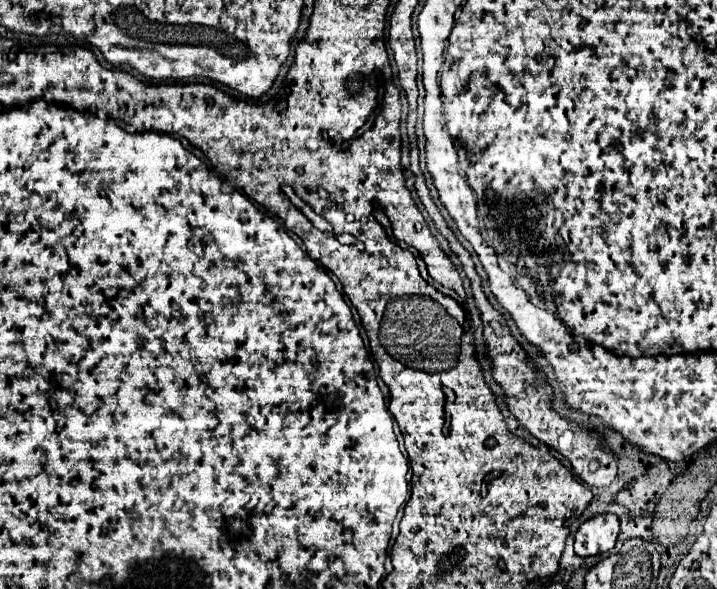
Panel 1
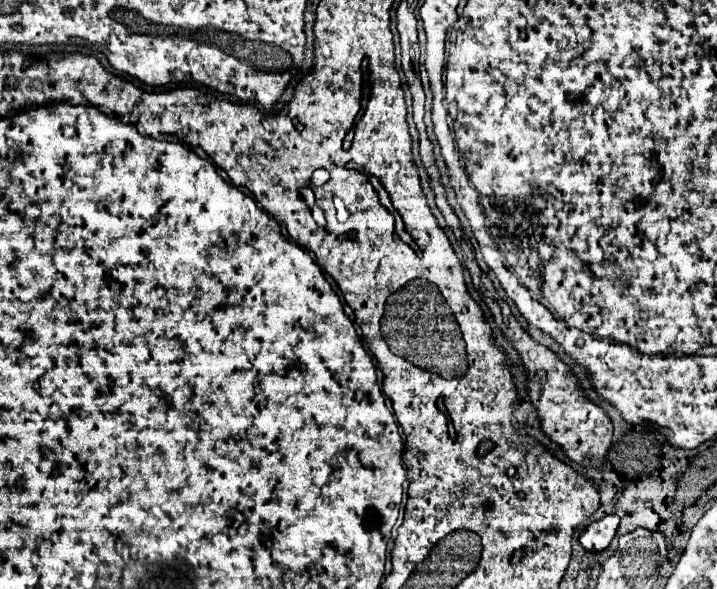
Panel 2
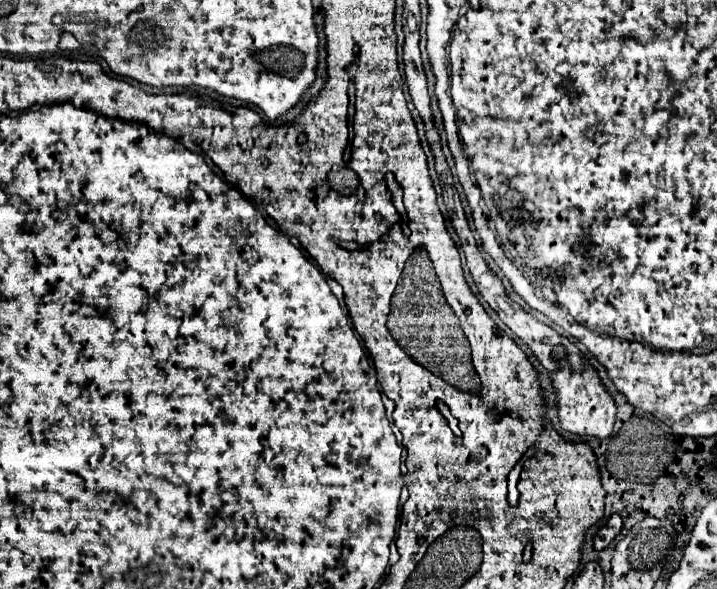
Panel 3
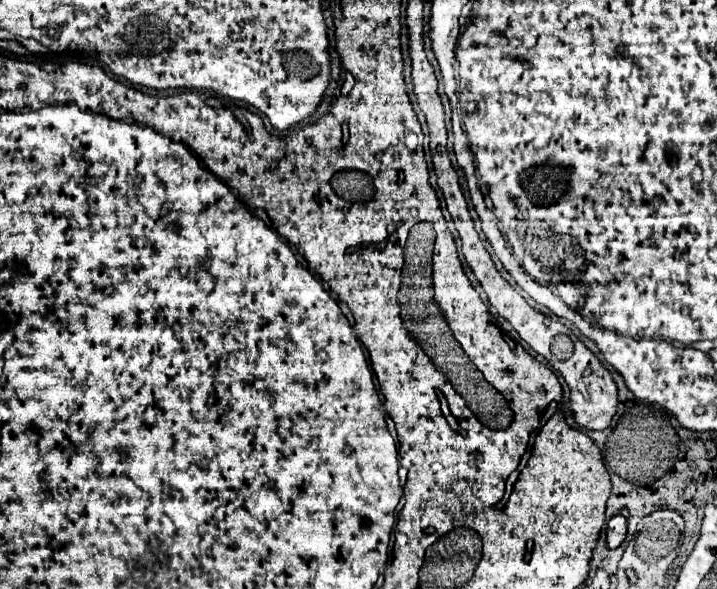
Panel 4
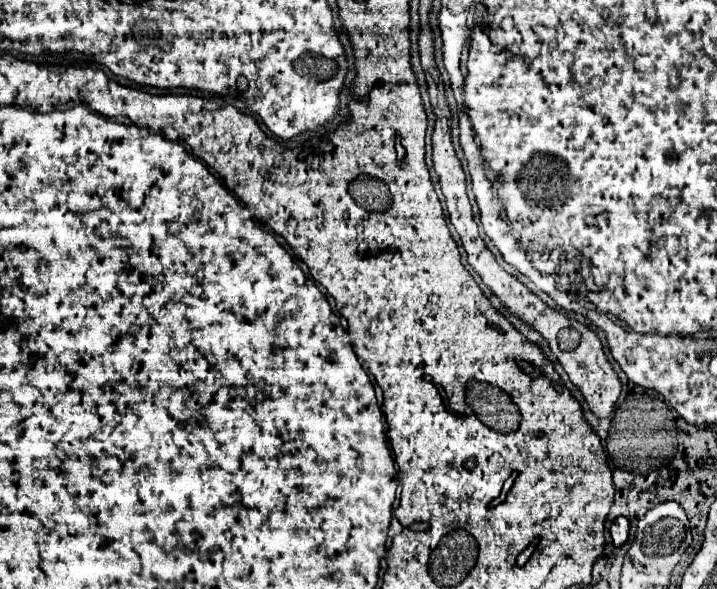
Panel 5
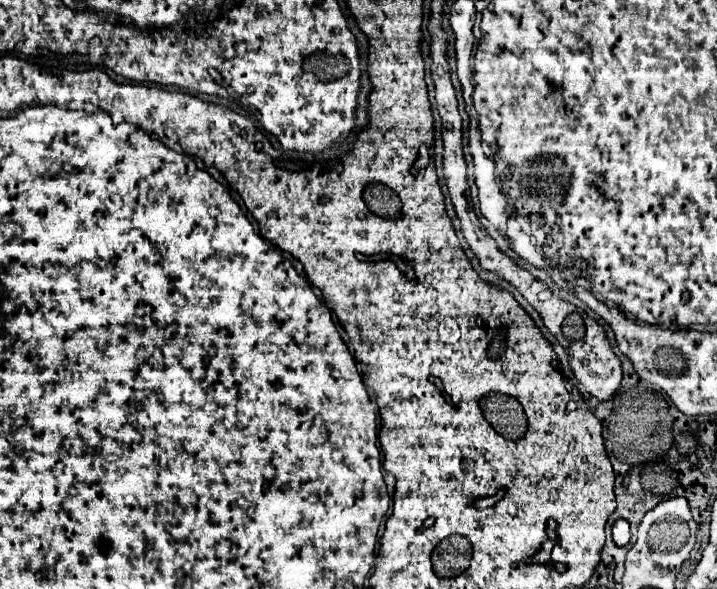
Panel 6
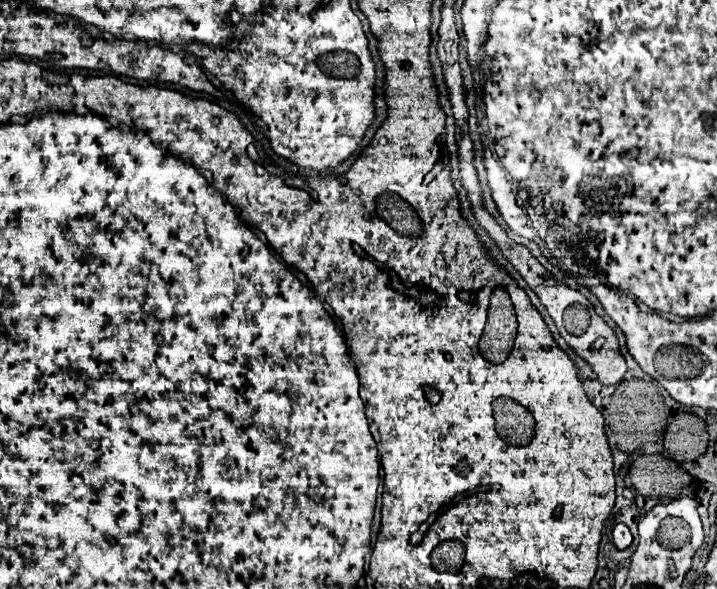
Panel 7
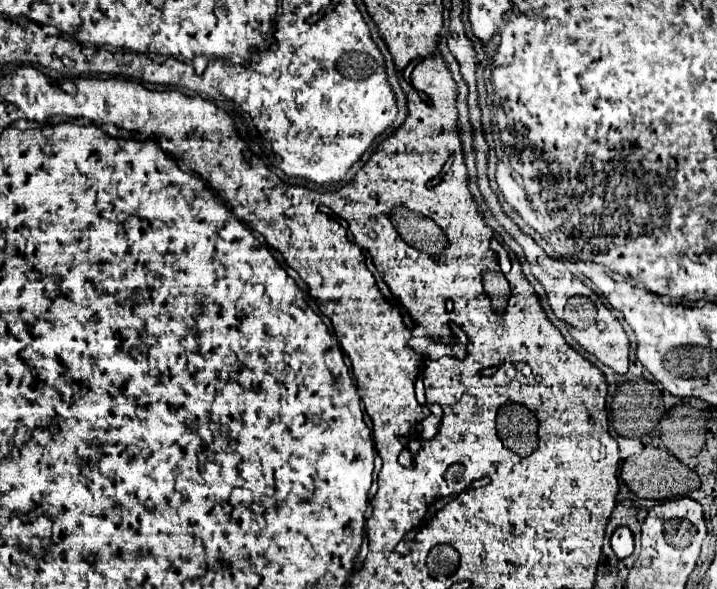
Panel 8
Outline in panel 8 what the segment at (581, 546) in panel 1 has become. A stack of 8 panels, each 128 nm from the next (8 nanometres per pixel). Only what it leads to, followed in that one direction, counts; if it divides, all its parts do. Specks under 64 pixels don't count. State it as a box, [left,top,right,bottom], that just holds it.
[612,528,634,560]

